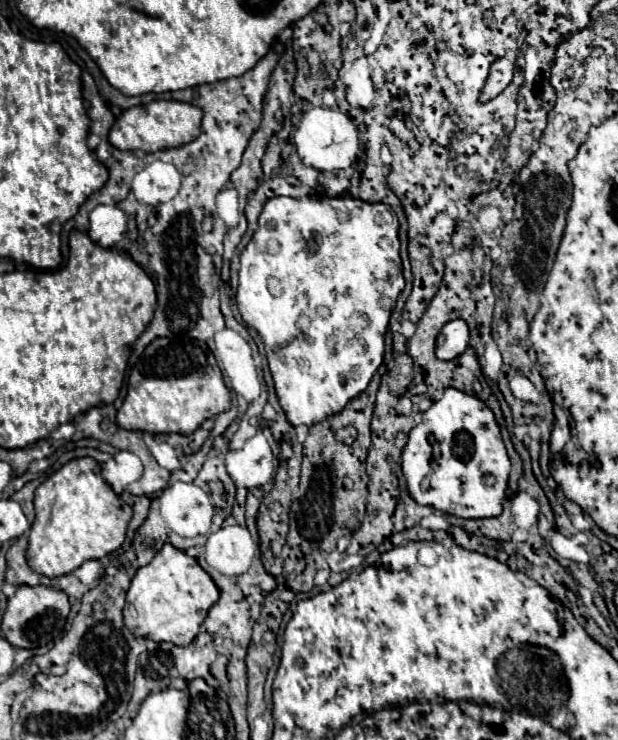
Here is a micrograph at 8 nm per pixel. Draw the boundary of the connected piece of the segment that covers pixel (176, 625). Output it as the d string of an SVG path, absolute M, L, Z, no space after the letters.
M165 543L161 551L155 553L153 561L141 567L127 591L127 603L123 609L123 619L129 631L137 637L153 641L171 641L175 645L189 645L203 619L207 617L209 607L219 599L219 589L209 577L207 571L197 563L195 557L189 557L185 551Z

